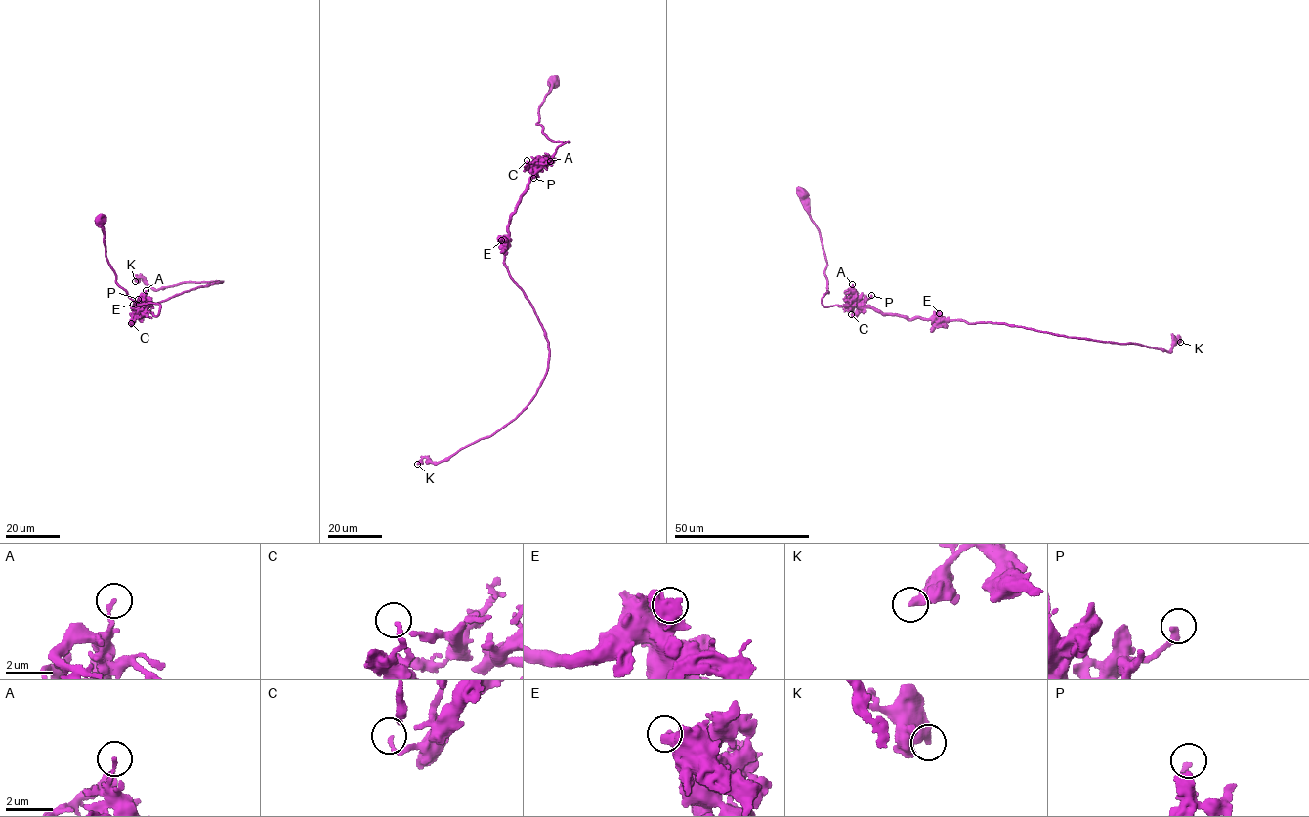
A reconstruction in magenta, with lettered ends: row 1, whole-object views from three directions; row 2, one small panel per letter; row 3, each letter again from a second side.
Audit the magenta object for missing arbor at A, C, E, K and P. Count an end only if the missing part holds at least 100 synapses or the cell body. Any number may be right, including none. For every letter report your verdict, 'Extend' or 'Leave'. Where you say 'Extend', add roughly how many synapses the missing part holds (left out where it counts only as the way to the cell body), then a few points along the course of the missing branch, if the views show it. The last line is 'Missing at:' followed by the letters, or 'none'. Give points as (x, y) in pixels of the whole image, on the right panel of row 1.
A: Leave
C: Leave
E: Leave
K: Leave
P: Leave
Missing at: none

